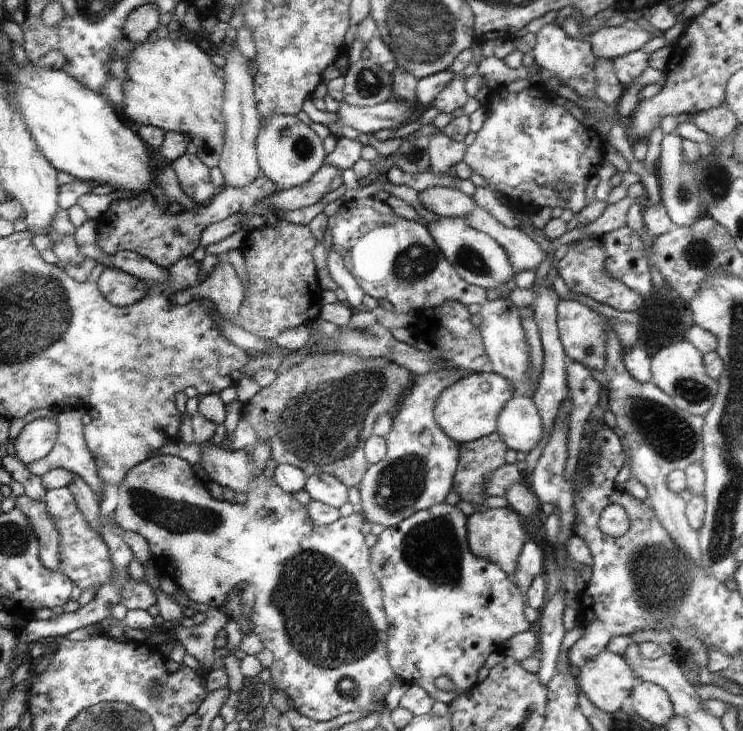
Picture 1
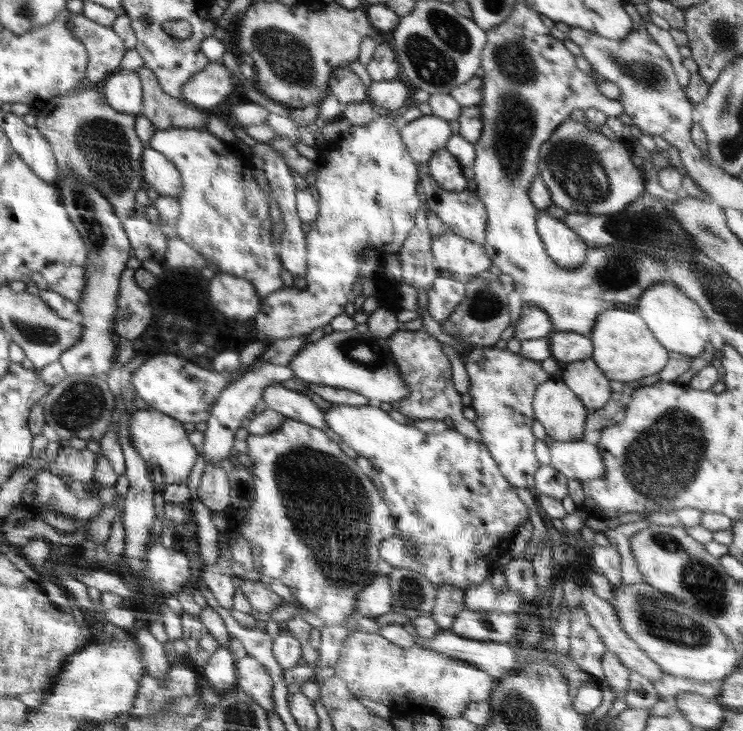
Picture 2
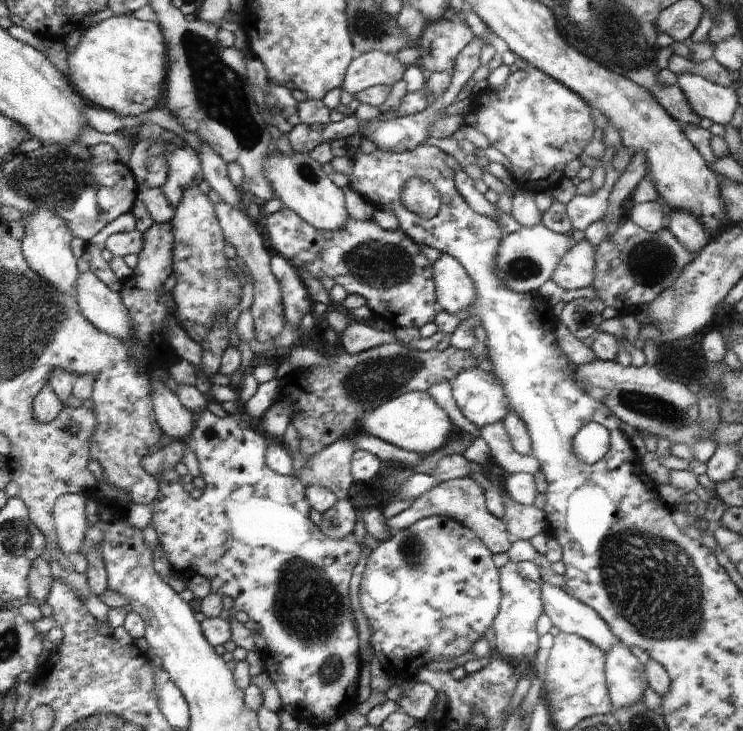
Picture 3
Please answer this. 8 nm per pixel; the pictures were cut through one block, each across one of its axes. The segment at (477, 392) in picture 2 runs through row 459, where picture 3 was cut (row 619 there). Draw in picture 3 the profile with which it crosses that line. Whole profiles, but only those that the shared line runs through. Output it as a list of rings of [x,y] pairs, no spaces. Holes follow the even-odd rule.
[[[508,562],[497,569],[499,572],[499,585],[502,598],[499,604],[499,611],[492,621],[494,627],[494,647],[498,655],[493,651],[494,656],[514,658],[514,660],[534,660],[534,654],[538,650],[538,634],[536,633],[536,621],[544,614],[541,600],[540,586],[537,582],[526,580],[520,576],[518,566],[514,562]]]

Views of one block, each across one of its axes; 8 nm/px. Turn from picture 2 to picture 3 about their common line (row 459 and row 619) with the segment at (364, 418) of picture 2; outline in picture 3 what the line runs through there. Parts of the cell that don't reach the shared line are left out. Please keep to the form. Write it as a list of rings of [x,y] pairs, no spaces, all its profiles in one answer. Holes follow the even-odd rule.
[[[432,516],[428,518],[421,518],[418,522],[414,522],[408,528],[400,529],[400,532],[393,533],[390,538],[386,538],[384,542],[378,544],[378,547],[373,549],[368,564],[362,572],[362,582],[360,582],[360,608],[364,612],[364,616],[368,618],[372,636],[372,648],[375,650],[375,656],[379,659],[387,679],[403,677],[407,678],[411,674],[418,674],[420,668],[425,668],[430,662],[441,662],[442,660],[454,660],[468,652],[472,652],[472,648],[476,641],[484,638],[486,630],[492,626],[492,621],[496,618],[499,611],[499,604],[502,598],[501,588],[499,585],[499,572],[492,561],[492,552],[486,548],[486,545],[470,528],[462,526],[462,524],[446,517]]]

